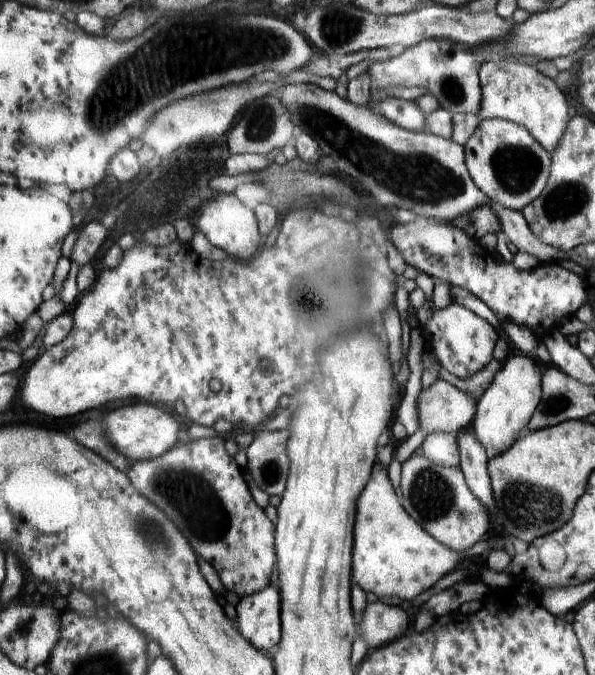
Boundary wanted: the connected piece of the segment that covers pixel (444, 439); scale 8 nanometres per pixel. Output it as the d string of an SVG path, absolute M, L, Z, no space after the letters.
M444 431L427 434L419 453L434 464L446 468L459 468L458 442L453 434Z

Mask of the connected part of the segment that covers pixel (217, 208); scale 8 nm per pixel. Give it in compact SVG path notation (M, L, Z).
M220 193L216 198L208 200L206 204L198 206L199 231L206 236L212 246L222 248L230 257L246 261L252 258L260 250L259 224L256 224L256 216L250 208L246 208L234 193Z

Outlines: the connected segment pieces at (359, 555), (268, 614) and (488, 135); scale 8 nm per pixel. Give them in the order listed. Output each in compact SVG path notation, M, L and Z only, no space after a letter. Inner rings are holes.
M382 466L376 470L380 470L376 480L368 484L368 492L364 492L364 500L360 500L360 524L356 524L356 586L376 594L378 601L390 596L408 601L408 598L424 594L448 574L464 554L481 555L489 549L497 549L511 557L516 555L513 543L501 535L482 539L466 552L454 552L440 544L402 508L398 496L392 492L386 470Z
M268 586L262 592L256 592L250 596L245 596L239 600L239 603L235 607L236 620L238 620L238 626L240 626L240 634L256 648L264 648L264 652L270 652L270 656L274 656L278 652L278 644L280 644L280 628L282 628L282 620L280 620L280 592L278 588L274 586Z
M498 118L479 121L478 128L470 135L463 148L466 150L468 172L480 192L492 202L516 212L521 212L526 204L542 195L550 178L551 167L554 166L551 153L527 128Z

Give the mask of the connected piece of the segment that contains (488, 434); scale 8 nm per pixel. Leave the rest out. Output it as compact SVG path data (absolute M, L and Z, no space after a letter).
M508 356L476 404L470 429L483 447L496 450L498 455L520 439L520 432L528 426L526 422L530 422L532 412L542 402L542 374L535 361L533 356Z

